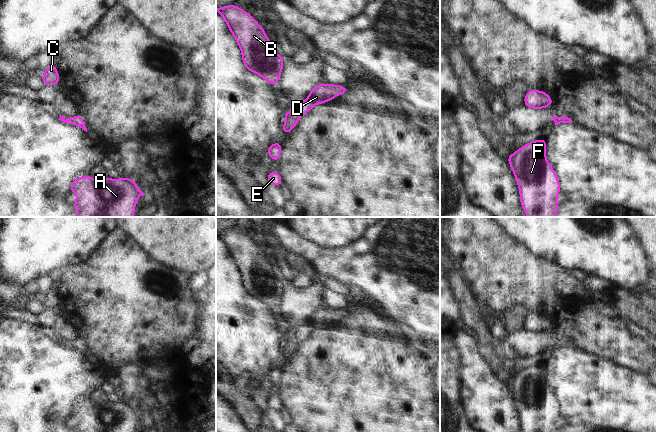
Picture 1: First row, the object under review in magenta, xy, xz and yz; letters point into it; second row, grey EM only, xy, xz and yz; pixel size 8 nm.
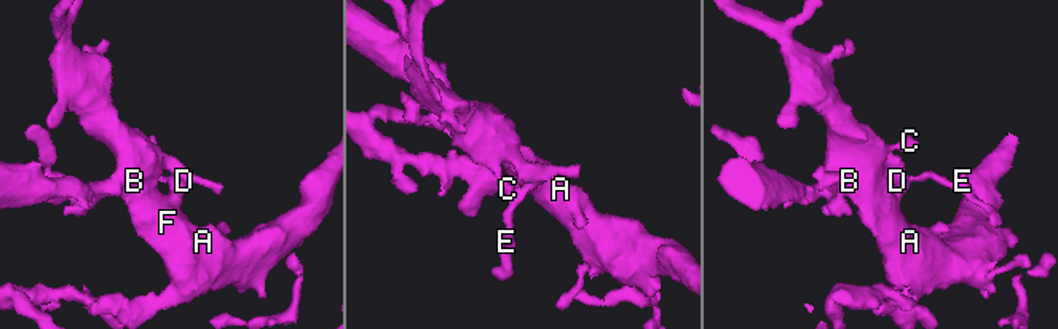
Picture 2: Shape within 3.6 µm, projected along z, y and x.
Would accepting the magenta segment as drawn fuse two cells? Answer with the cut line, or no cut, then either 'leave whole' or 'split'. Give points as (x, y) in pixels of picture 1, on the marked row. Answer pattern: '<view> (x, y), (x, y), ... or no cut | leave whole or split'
no cut | leave whole

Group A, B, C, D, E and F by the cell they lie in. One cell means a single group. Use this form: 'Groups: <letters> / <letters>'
Groups: A B C D E F.

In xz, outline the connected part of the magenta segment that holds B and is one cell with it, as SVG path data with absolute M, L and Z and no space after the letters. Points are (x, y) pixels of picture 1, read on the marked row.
M234 4L216 7L216 11L223 17L239 45L246 69L263 77L272 87L276 85L282 73L284 57L273 50L262 26Z

